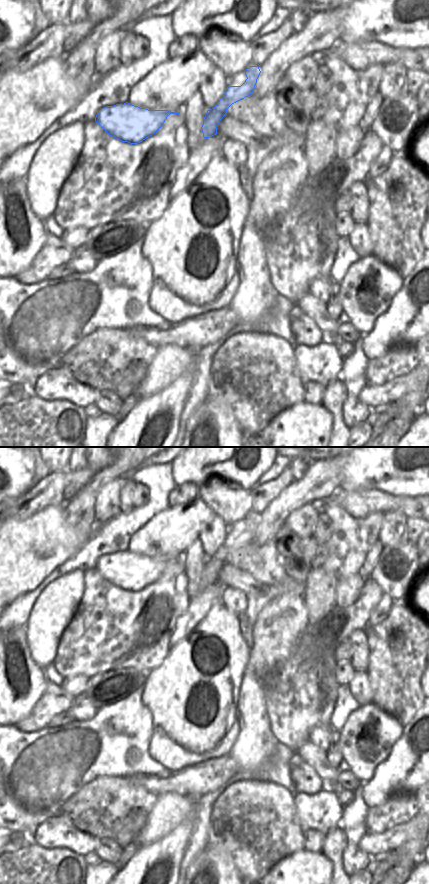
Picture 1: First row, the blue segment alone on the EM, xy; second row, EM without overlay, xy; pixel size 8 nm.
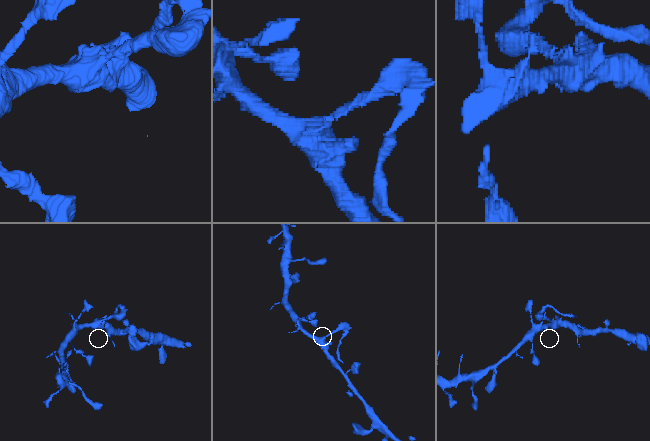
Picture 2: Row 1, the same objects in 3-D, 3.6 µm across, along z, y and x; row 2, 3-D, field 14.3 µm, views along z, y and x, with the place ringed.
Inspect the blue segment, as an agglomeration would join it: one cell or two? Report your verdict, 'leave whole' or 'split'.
split

